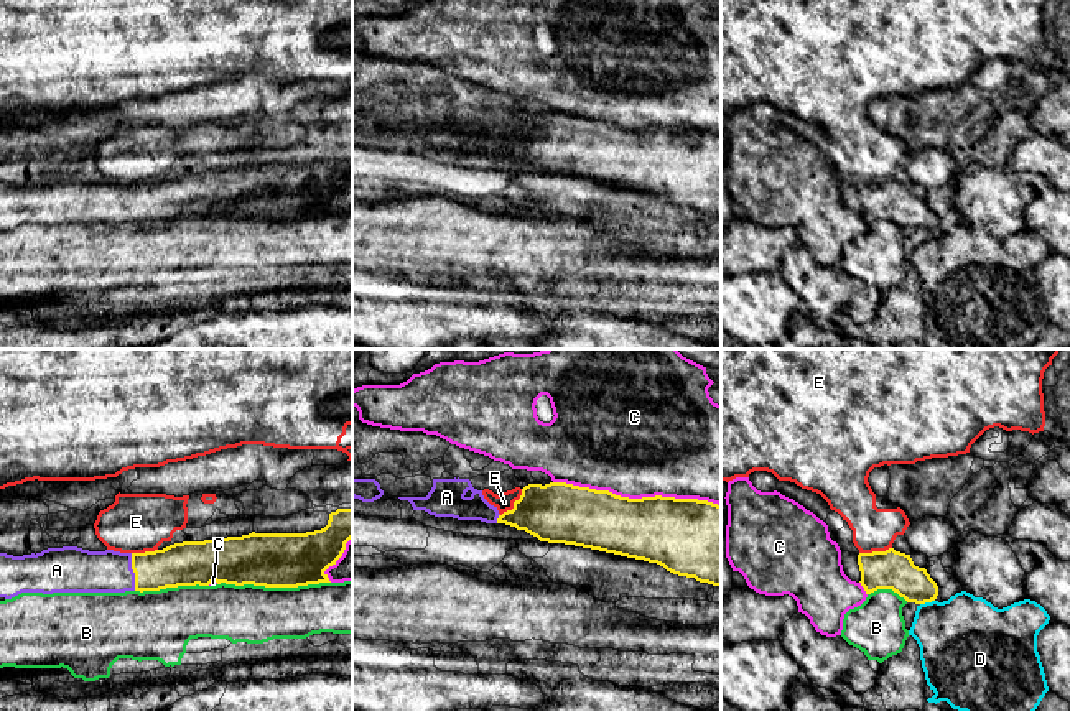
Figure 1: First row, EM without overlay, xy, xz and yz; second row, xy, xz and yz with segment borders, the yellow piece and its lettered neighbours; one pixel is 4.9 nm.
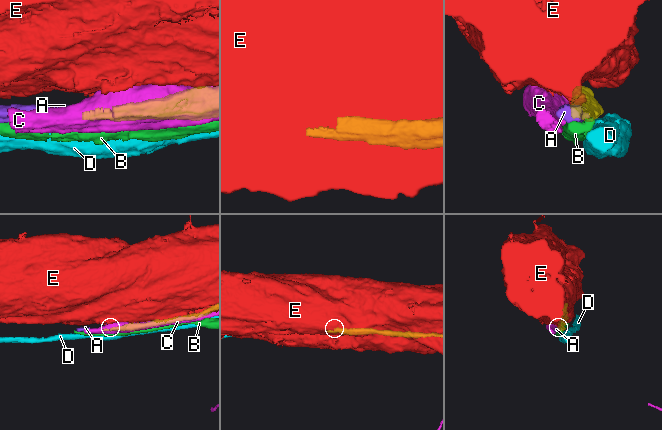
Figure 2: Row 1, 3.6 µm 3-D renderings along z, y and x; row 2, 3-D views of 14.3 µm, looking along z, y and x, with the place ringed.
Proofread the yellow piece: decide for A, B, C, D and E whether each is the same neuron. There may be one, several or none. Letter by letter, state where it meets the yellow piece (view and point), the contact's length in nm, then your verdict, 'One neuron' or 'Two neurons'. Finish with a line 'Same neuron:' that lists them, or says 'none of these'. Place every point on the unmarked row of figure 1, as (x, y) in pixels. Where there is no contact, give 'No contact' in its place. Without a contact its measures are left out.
A: Touches yellow at xy (134, 203). Shared border 190 nm. One neuron
B: Touches yellow at xy (274, 218). Shared border 550 nm. Two neurons
C: Touches yellow at xz (637, 130). Shared border 800 nm. Two neurons
D: Touches yellow at yz (927, 232). Shared border 80 nm. Two neurons
E: Touches yellow at xz (514, 135). Shared border 170 nm. Two neurons
Same neuron: A

